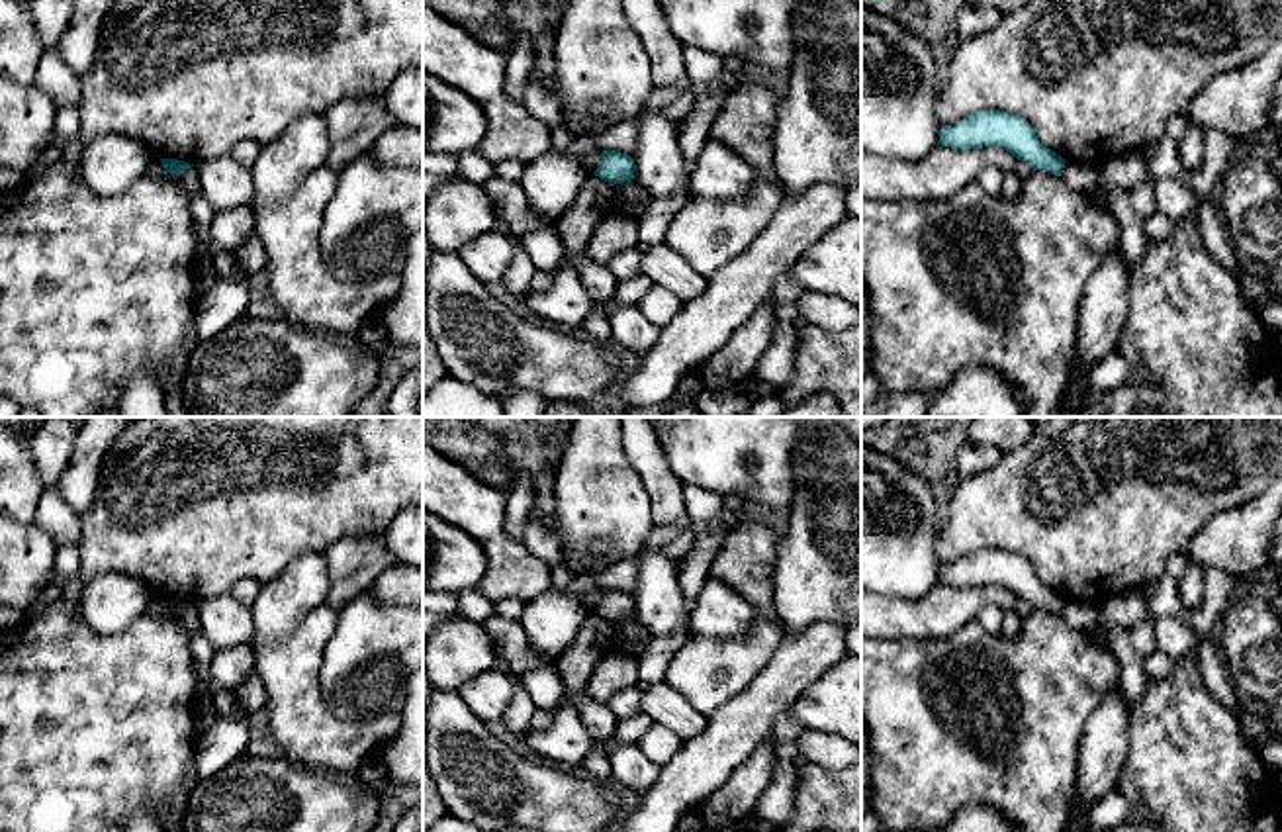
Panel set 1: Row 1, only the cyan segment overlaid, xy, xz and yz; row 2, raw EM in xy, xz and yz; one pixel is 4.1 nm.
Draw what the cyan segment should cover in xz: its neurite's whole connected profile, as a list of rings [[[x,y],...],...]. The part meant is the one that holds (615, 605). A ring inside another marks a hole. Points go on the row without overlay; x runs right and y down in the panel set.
[[[603,589],[597,609],[593,611],[601,619],[617,624],[634,617],[634,597],[620,589]]]

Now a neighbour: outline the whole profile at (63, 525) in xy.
[[[47,487],[39,499],[35,511],[35,523],[43,527],[57,546],[78,546],[82,536],[82,525],[78,513],[74,513],[55,487]]]

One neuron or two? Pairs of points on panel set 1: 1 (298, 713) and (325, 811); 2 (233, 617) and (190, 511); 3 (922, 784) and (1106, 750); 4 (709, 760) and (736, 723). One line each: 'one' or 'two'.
1: two
2: two
3: two
4: one

